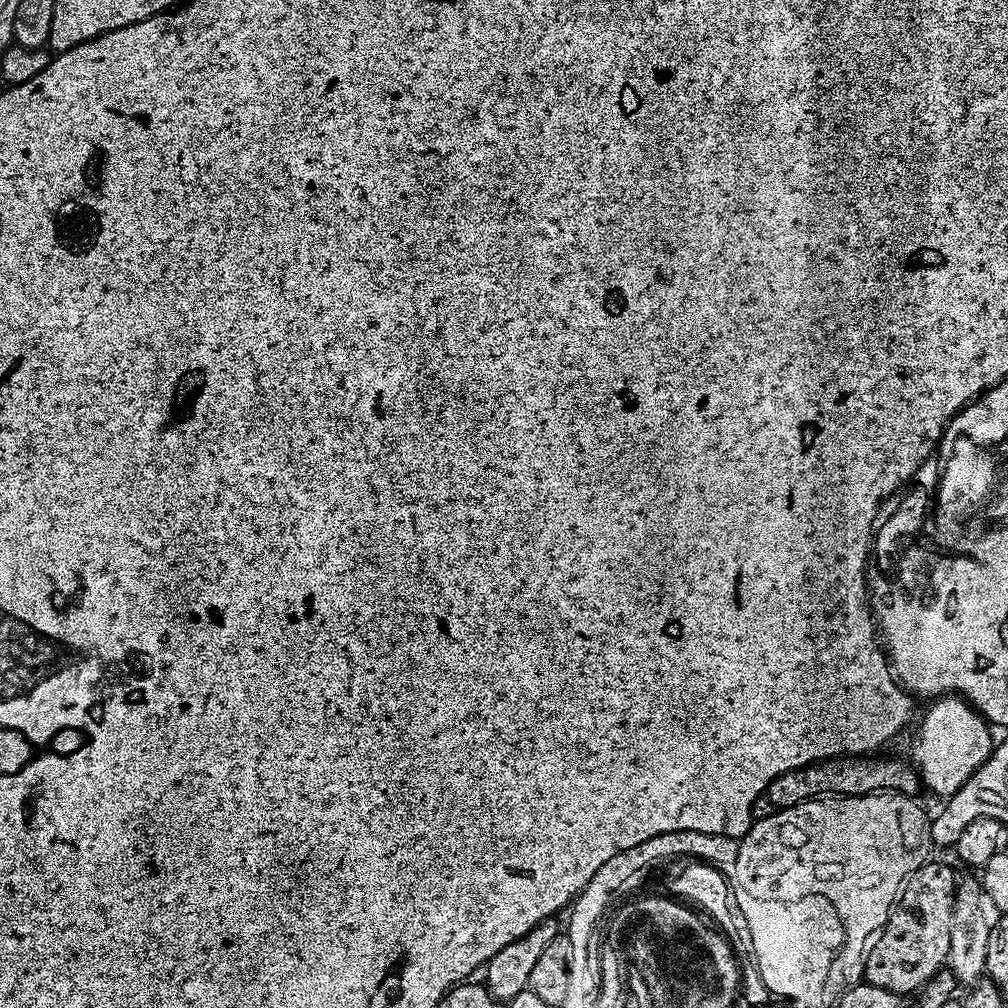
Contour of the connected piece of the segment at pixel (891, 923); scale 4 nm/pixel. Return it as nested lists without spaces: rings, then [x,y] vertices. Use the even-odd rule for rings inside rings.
[[[932,863],[921,864],[918,870],[914,870],[908,875],[908,879],[901,887],[900,895],[896,897],[892,911],[888,914],[888,921],[885,922],[867,949],[864,957],[863,979],[882,990],[890,990],[897,994],[919,993],[926,981],[935,978],[937,972],[948,963],[951,908],[954,906],[958,876],[952,873],[950,865]]]

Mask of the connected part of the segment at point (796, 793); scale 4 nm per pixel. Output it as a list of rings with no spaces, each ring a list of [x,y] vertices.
[[[837,756],[835,760],[822,760],[808,764],[805,768],[795,768],[774,778],[766,794],[778,810],[822,796],[868,796],[872,792],[901,792],[904,796],[919,797],[919,792],[922,792],[920,774],[907,759],[876,759],[880,758]]]

